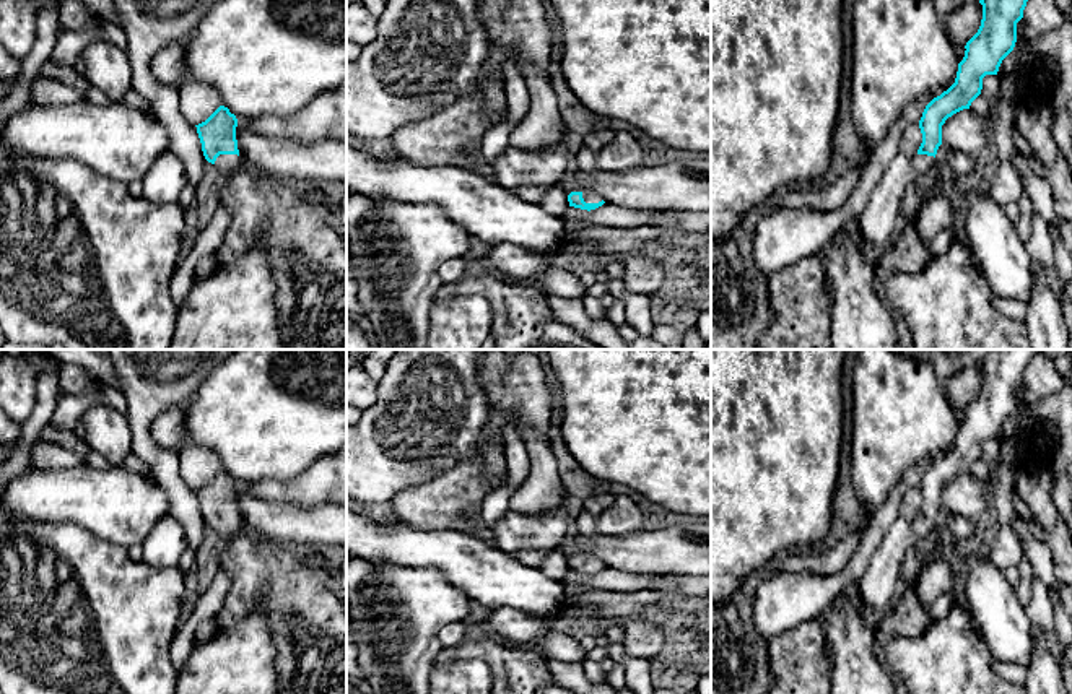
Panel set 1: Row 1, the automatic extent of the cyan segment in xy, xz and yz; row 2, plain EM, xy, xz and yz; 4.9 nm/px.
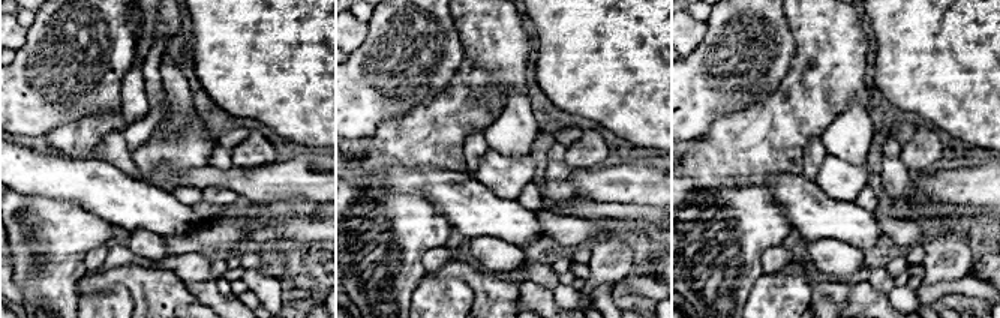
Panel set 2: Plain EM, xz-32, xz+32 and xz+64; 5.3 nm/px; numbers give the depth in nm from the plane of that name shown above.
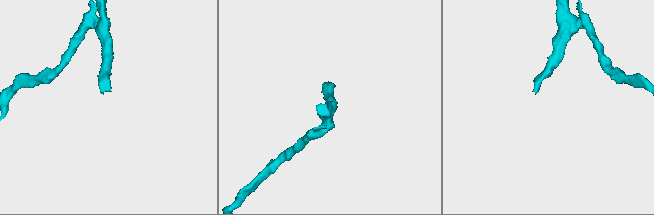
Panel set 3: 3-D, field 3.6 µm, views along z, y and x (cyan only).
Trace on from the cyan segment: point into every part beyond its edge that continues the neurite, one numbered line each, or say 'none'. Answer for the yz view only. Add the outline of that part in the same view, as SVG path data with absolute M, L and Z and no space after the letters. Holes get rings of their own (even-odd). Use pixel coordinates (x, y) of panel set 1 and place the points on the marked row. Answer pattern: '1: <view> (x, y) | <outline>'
1: yz (880, 220) | M898 153L875 185L865 210L857 218L861 245L888 247L901 224L901 198L911 184L921 184L935 163L934 156Z

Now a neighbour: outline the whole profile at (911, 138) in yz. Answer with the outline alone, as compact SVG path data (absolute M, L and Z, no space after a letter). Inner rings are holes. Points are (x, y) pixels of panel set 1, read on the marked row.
M909 124L900 140L900 153L904 156L917 154L917 150L922 143L922 133L919 124Z

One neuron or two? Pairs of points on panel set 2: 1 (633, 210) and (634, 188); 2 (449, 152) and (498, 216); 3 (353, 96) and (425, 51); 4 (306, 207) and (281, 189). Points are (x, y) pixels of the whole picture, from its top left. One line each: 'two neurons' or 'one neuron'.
1: two neurons
2: two neurons
3: one neuron
4: two neurons

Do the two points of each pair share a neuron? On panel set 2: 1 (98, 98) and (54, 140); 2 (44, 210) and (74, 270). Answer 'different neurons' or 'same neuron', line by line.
1: different neurons
2: same neuron

